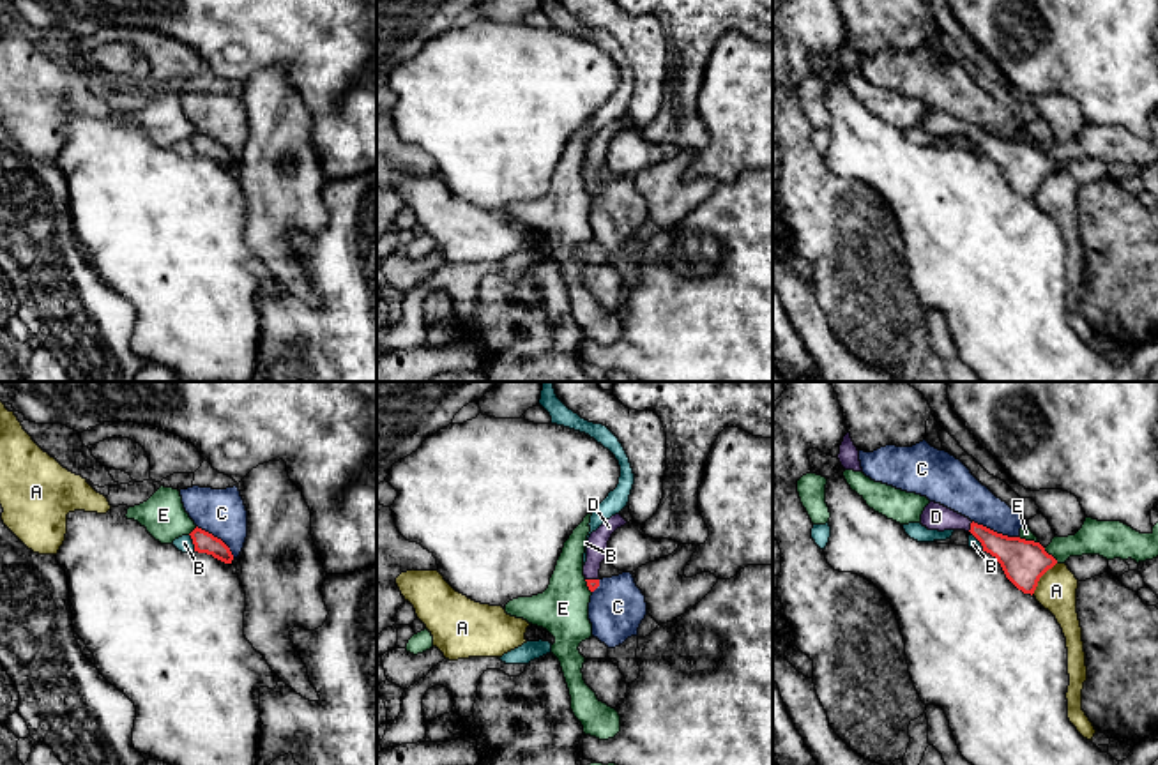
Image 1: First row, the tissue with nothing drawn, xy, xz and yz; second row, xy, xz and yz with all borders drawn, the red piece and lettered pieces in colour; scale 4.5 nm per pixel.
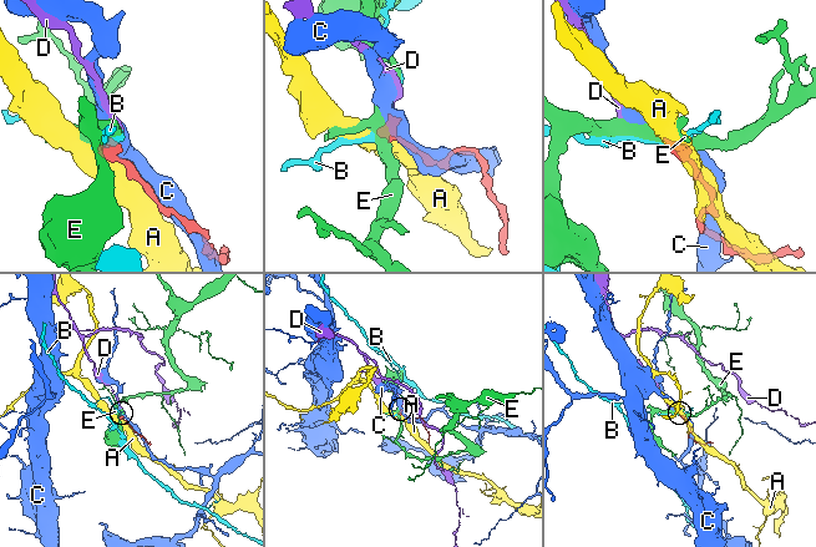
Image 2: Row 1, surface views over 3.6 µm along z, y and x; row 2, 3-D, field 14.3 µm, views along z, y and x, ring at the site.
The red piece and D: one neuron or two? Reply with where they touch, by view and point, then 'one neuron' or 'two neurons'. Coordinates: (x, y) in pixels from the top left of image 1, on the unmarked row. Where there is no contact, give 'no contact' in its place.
meets red in yz at (971, 131); one neuron

